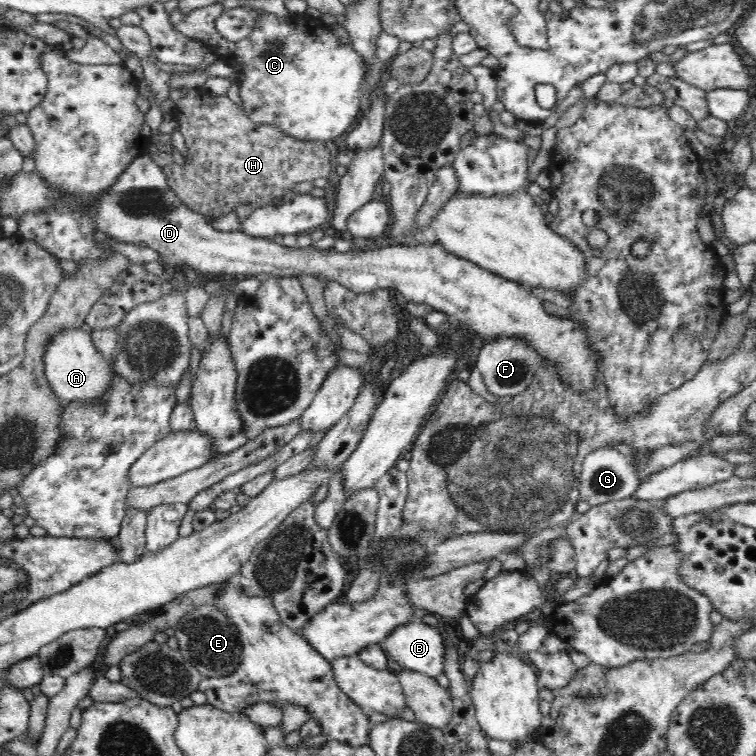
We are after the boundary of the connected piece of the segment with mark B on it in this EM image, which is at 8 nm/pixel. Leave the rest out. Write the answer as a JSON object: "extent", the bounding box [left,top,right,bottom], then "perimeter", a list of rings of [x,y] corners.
{"extent":[380,623,444,678],"perimeter":[[[406,623],[392,631],[380,645],[384,647],[391,658],[397,660],[403,668],[422,672],[432,678],[437,678],[444,672],[444,638],[437,628],[425,623]]]}

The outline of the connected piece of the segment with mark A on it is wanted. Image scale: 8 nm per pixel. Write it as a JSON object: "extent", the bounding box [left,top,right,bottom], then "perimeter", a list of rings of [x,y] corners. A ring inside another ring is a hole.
{"extent":[44,328,110,402],"perimeter":[[[64,328],[56,332],[44,348],[44,372],[52,390],[61,402],[98,401],[110,392],[110,367],[94,347],[88,328]]]}

